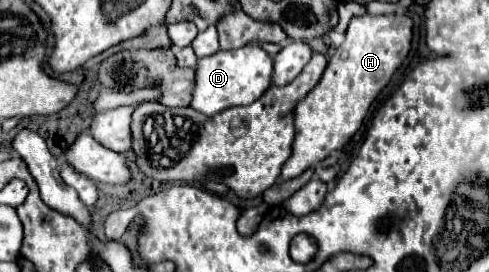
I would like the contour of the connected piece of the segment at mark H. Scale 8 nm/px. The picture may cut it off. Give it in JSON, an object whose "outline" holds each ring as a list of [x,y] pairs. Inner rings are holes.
{"outline":[[[355,16],[349,22],[343,44],[329,58],[329,64],[317,84],[293,108],[295,140],[287,164],[283,164],[279,180],[291,180],[313,164],[329,156],[331,150],[343,148],[359,130],[369,104],[387,86],[393,72],[401,66],[411,48],[413,22],[409,16]]]}

